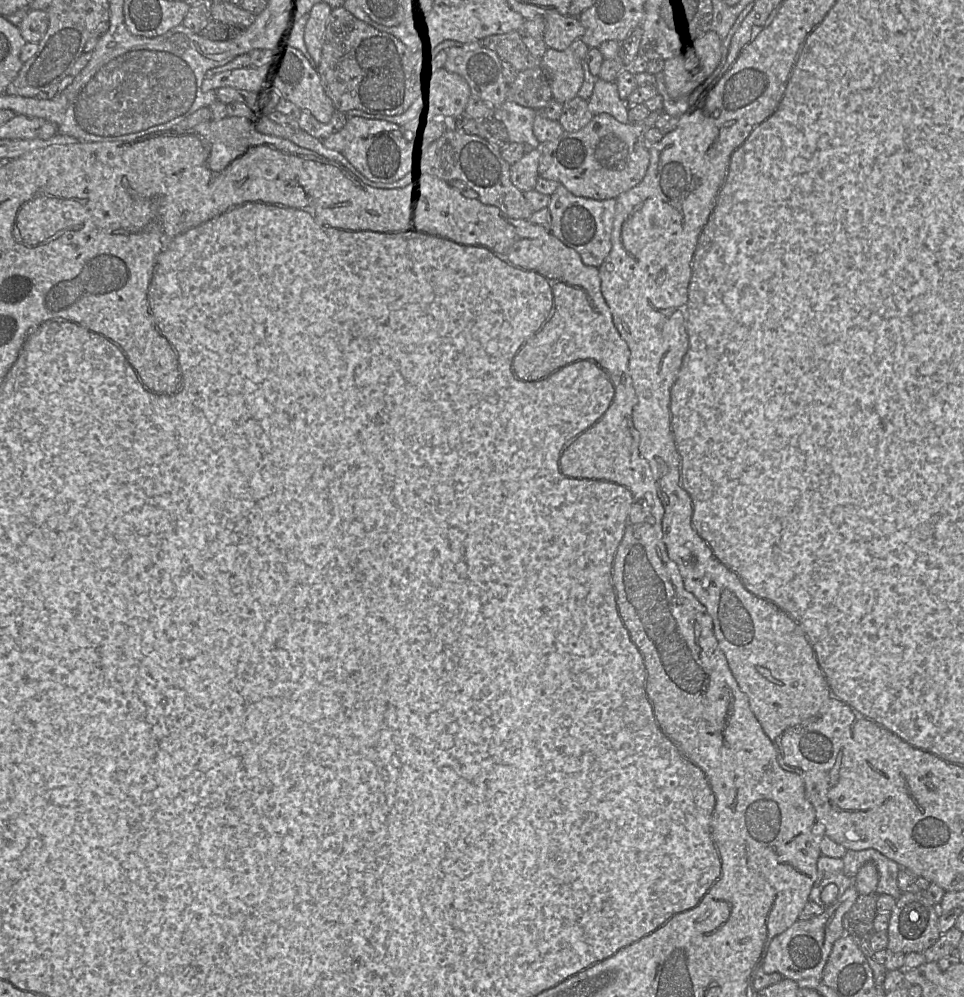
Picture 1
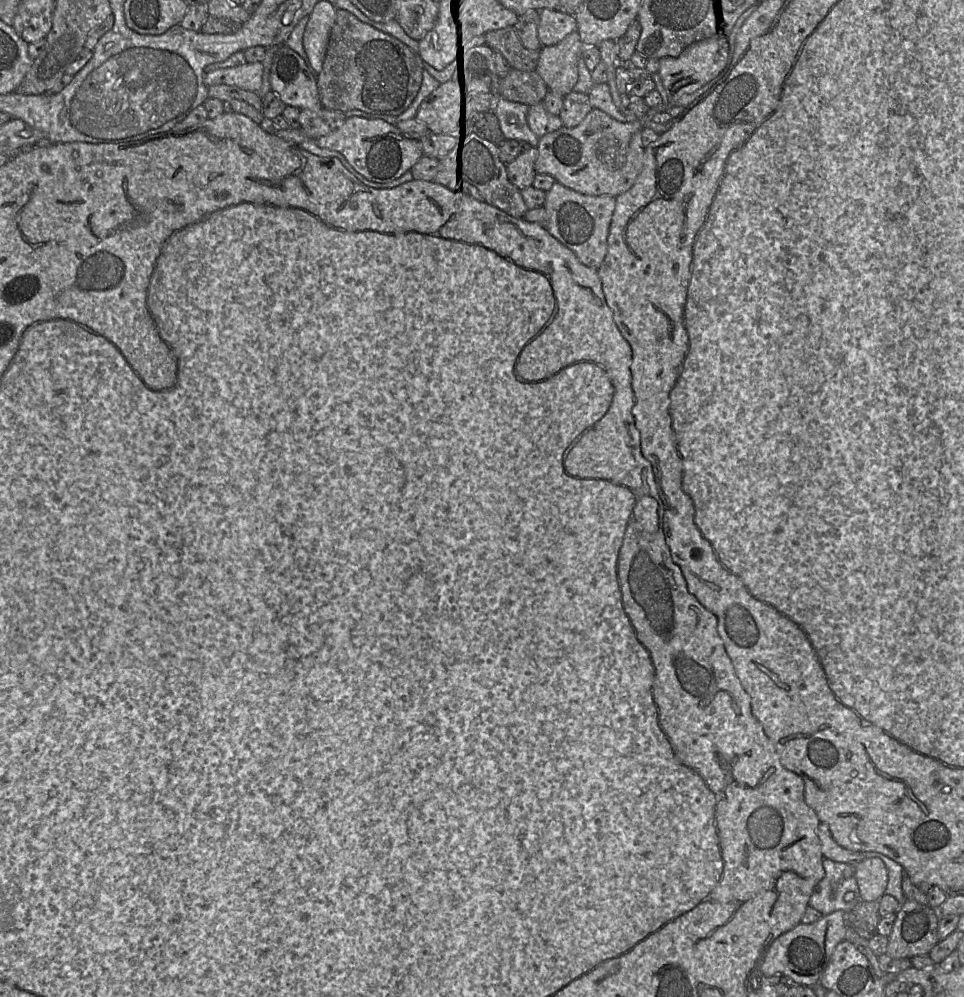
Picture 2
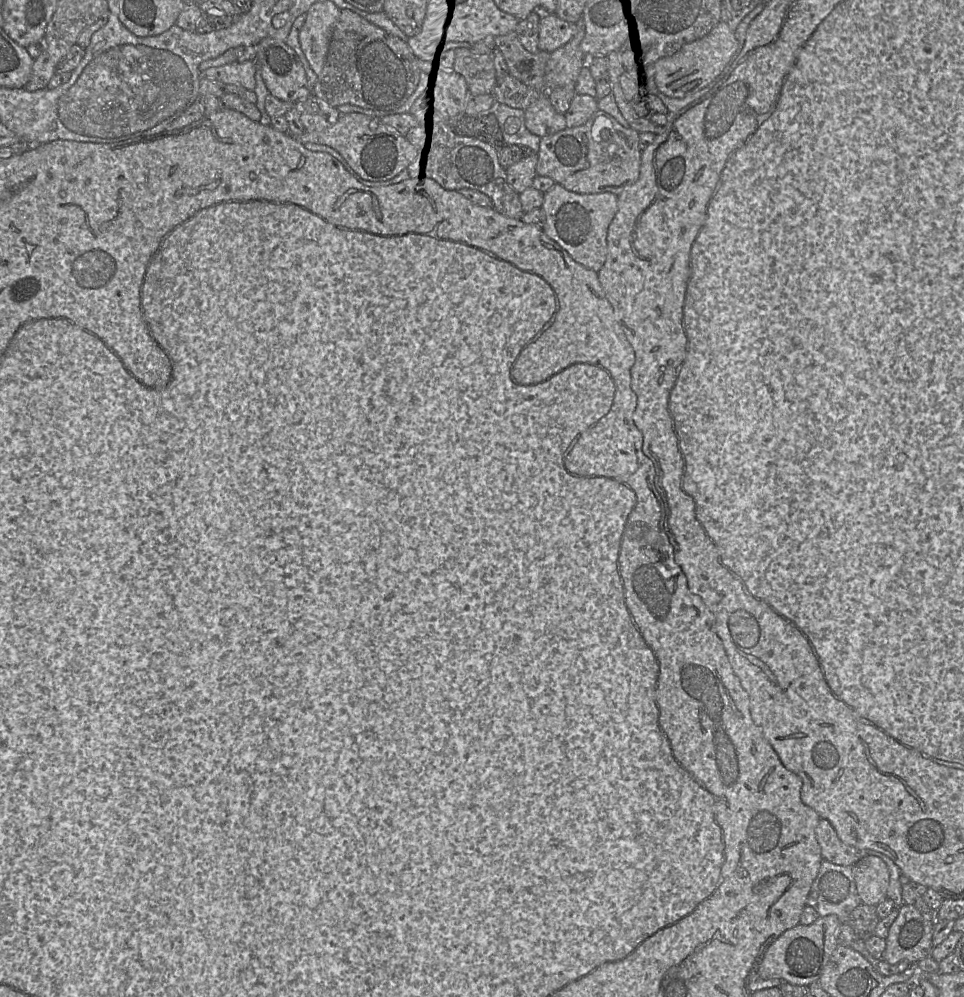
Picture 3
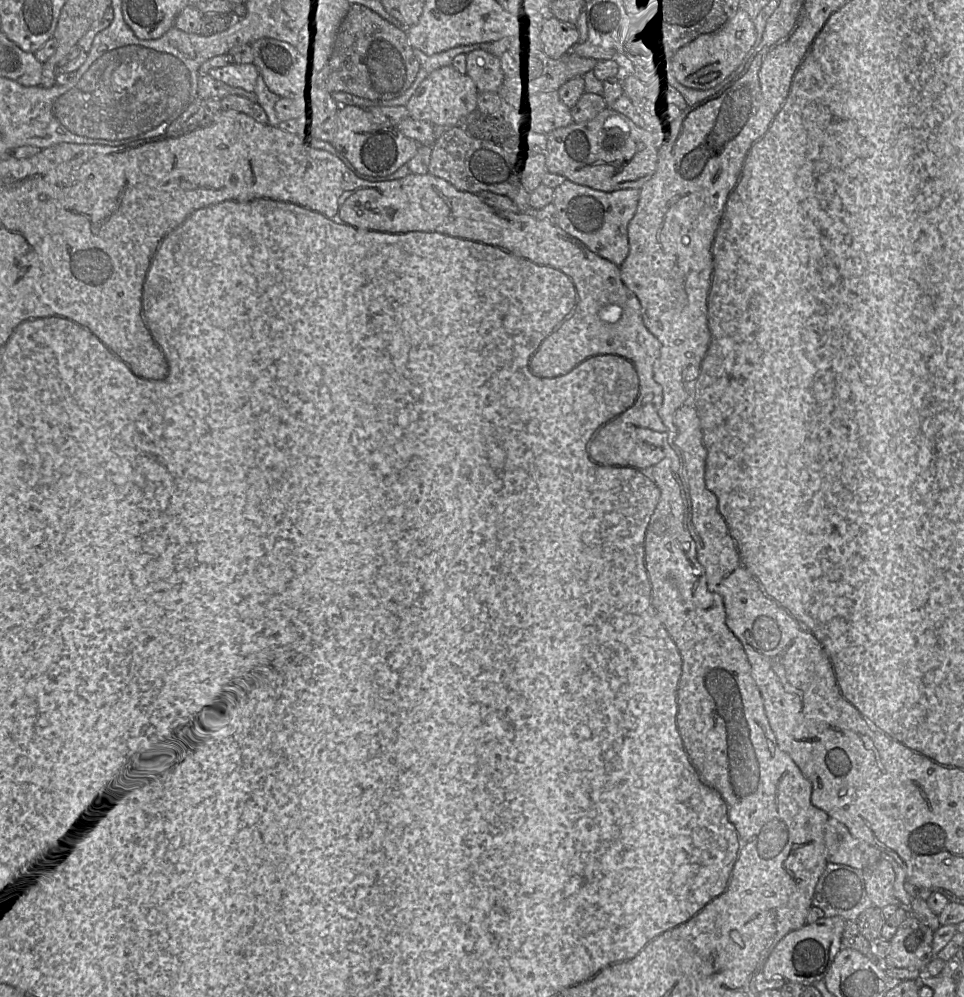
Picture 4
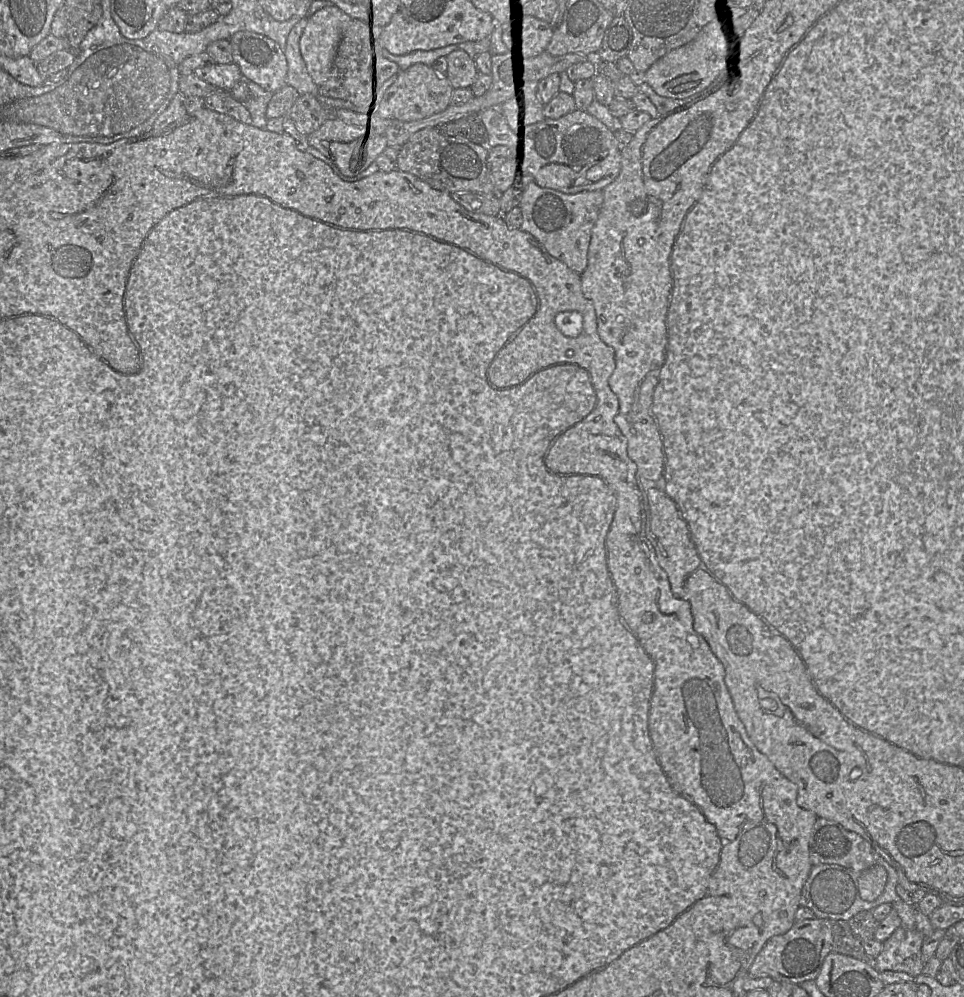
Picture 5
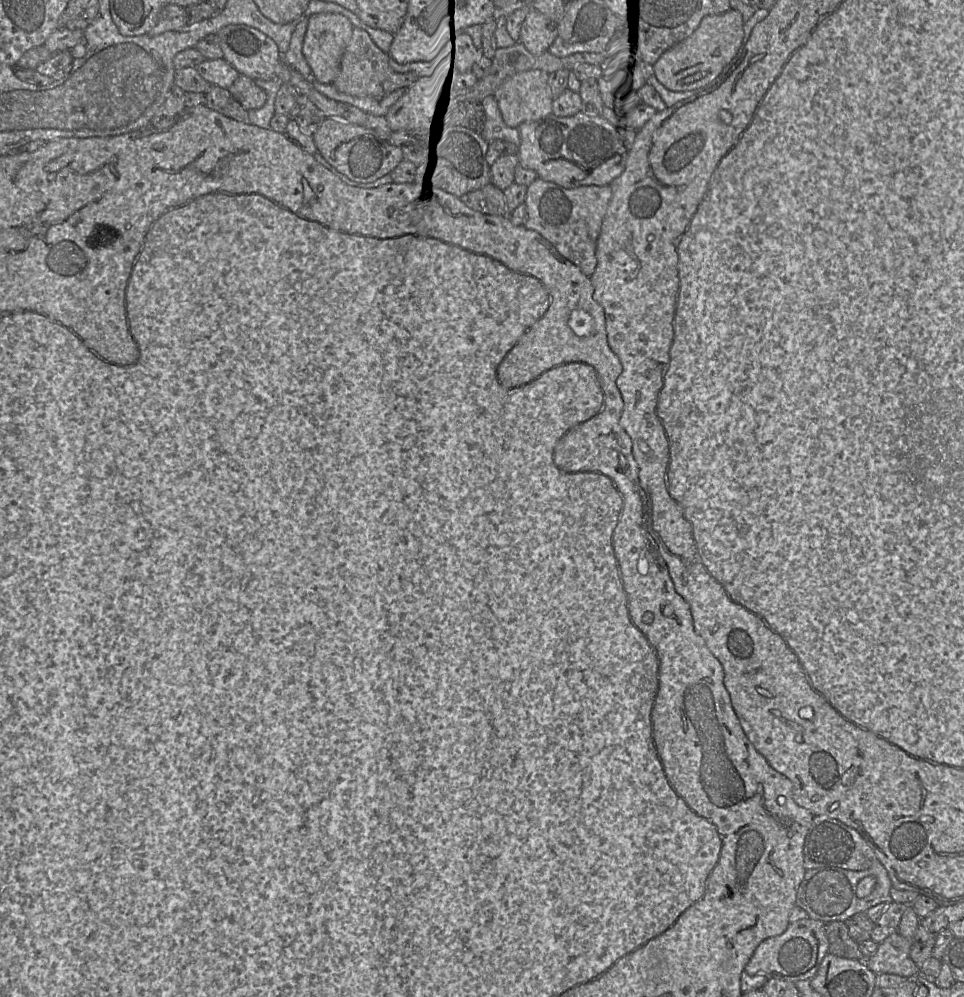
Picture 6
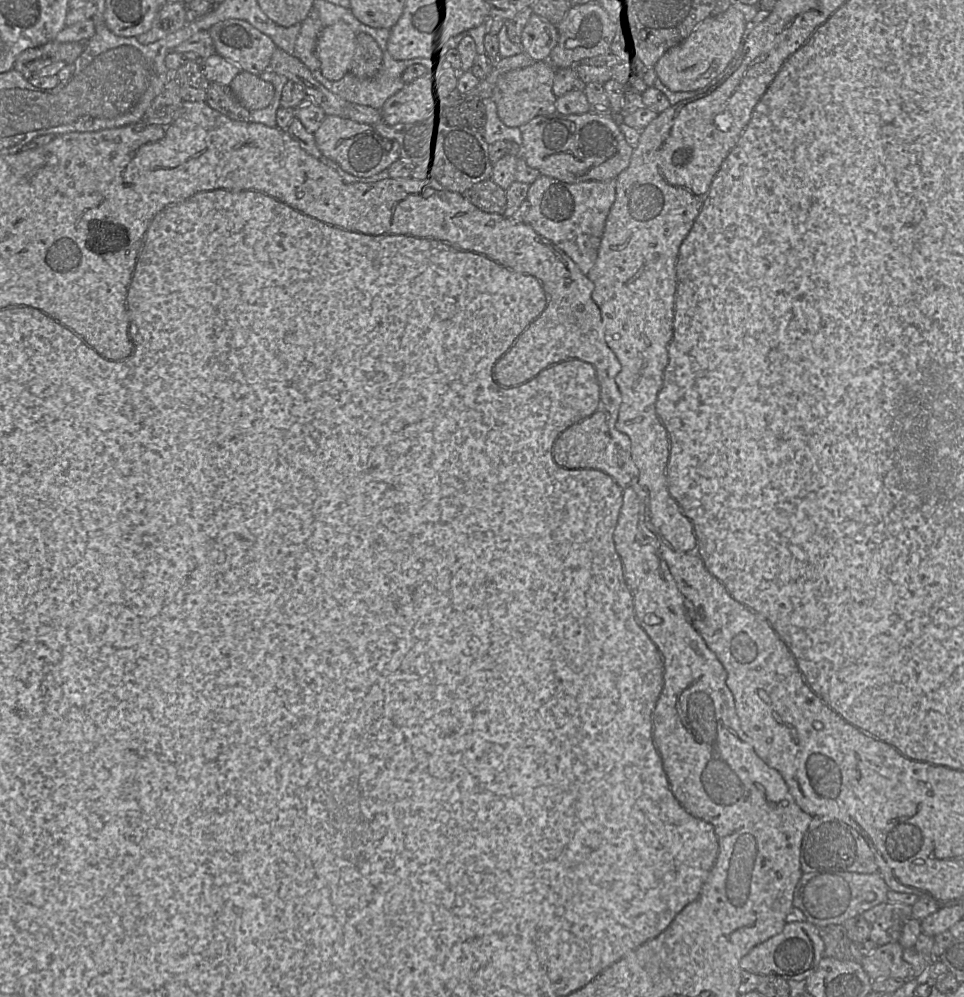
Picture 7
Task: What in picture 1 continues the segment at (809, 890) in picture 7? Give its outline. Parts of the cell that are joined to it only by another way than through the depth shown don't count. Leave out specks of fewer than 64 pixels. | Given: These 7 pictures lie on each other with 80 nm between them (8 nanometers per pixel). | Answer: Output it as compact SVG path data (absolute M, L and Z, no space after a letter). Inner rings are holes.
M821 854L817 861L817 880L811 889L809 900L823 905L821 892L828 884L837 885L839 888L837 900L839 900L846 889L855 885L855 878L844 874L843 858L832 858Z

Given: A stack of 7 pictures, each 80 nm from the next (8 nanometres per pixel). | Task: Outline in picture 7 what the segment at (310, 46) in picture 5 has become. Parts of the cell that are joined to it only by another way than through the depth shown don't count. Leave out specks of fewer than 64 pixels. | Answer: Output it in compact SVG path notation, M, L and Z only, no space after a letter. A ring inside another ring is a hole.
M344 22L326 27L316 44L319 71L329 81L339 81L350 73L356 50L356 33Z

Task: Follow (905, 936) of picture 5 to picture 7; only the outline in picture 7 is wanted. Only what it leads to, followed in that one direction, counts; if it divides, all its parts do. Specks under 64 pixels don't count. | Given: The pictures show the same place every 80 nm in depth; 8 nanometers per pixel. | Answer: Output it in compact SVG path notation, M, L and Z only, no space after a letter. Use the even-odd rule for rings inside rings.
M899 942L878 946L871 954L862 958L861 965L871 981L913 978L912 966L903 959L903 950Z

